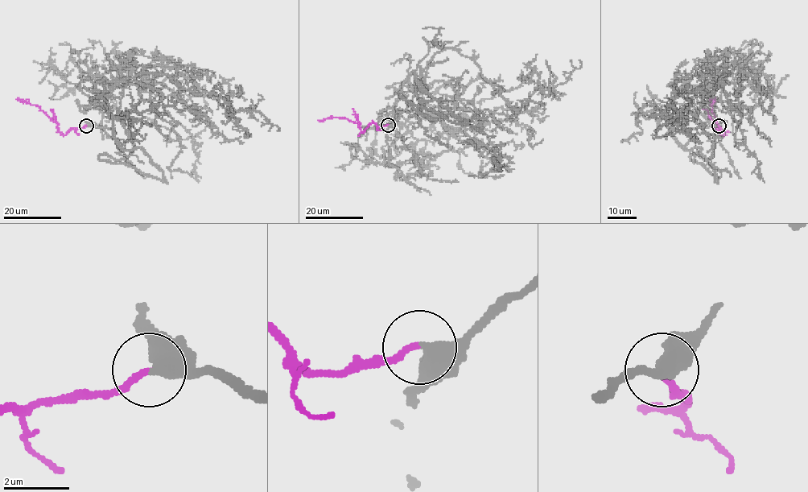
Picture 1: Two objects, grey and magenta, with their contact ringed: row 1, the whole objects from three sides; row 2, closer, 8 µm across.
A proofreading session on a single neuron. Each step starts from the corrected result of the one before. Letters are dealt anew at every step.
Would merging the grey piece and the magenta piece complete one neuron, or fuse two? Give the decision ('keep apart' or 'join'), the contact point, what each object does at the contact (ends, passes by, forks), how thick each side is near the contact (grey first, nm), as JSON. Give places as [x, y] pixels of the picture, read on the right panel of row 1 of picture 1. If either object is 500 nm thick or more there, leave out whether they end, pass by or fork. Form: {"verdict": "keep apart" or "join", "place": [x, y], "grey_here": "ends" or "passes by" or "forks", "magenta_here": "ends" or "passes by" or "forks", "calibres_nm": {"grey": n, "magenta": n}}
{"verdict": "join", "place": [719, 126], "calibres_nm": {"grey": 600, "magenta": 180}}

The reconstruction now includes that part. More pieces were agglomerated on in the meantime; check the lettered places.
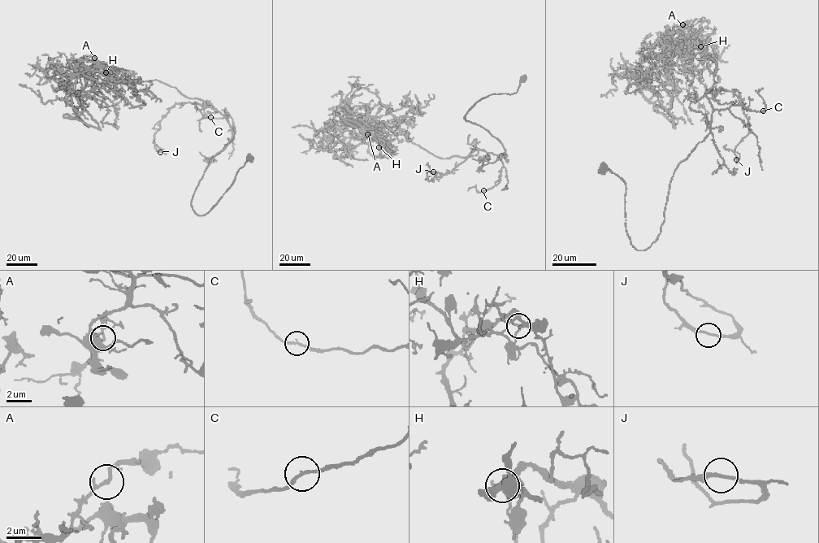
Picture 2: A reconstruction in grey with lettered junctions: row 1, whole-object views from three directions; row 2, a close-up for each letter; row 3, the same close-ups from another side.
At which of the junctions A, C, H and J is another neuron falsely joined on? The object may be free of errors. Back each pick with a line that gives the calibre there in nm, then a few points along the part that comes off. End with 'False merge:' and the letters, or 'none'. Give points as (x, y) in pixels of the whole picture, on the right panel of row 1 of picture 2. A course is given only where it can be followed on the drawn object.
H: calibre 170 nm; course (700, 46), (681, 55), (717, 65), (709, 133), (674, 172), (647, 249), (626, 232), (624, 181), (598, 172)
False merge: H

